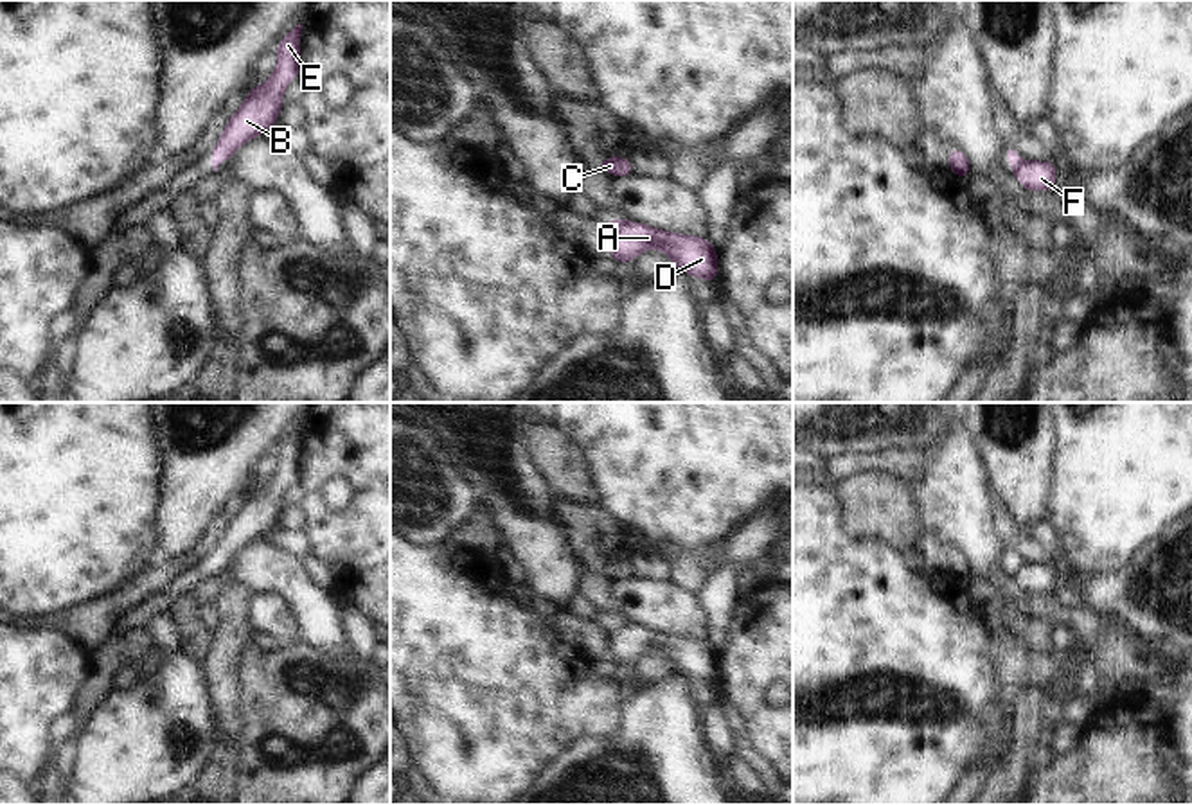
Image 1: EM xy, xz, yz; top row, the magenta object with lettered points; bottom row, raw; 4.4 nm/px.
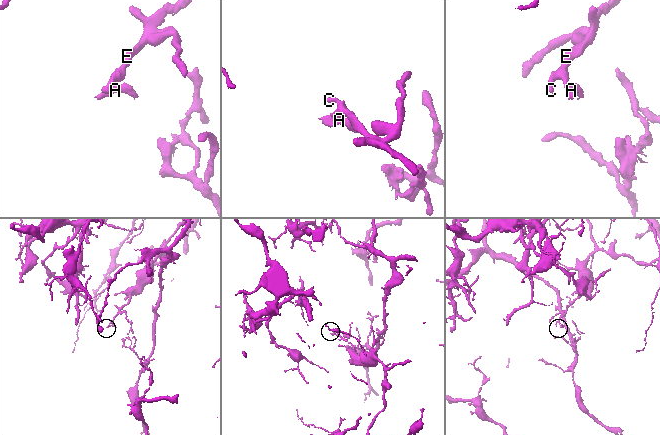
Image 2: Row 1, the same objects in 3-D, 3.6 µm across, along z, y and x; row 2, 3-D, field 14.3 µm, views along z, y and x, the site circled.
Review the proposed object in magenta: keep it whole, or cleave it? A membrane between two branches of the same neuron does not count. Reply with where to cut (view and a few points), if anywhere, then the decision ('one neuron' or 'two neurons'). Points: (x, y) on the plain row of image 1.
cut in yz along (1018, 563), (1011, 568); two neurons

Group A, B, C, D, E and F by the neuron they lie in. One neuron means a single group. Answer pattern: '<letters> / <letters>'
A D F / B C E

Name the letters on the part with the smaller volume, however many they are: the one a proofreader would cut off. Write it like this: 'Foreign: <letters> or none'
Foreign: A, D, F

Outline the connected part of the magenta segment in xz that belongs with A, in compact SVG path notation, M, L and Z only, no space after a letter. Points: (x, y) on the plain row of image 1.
M620 620L608 622L608 652L617 665L633 665L638 656L651 650L669 658L689 679L717 683L717 652L705 638L672 636Z

